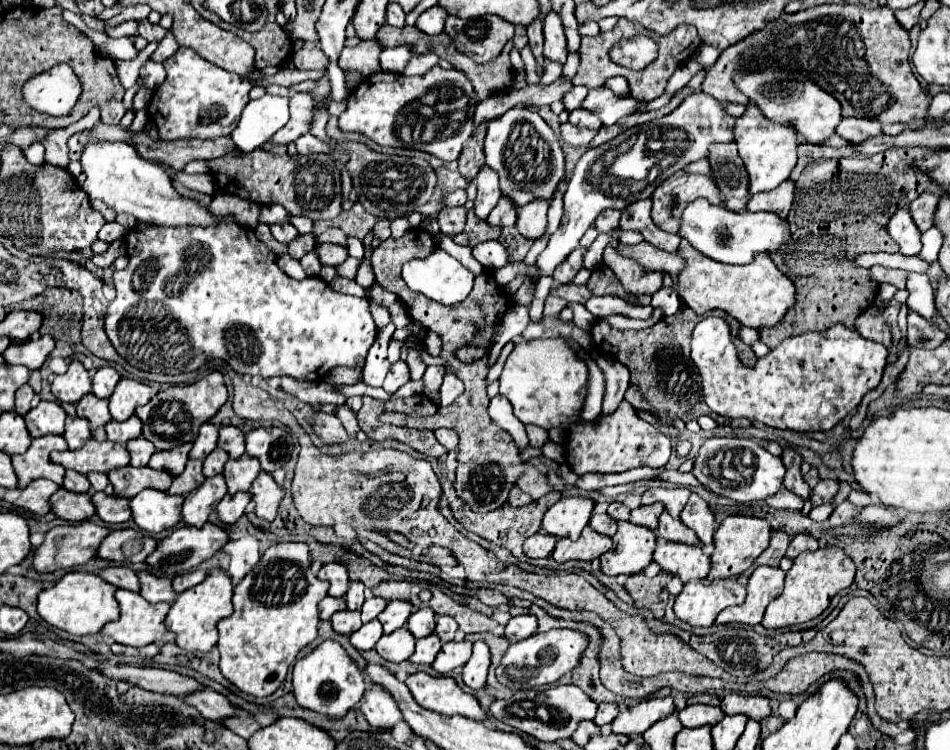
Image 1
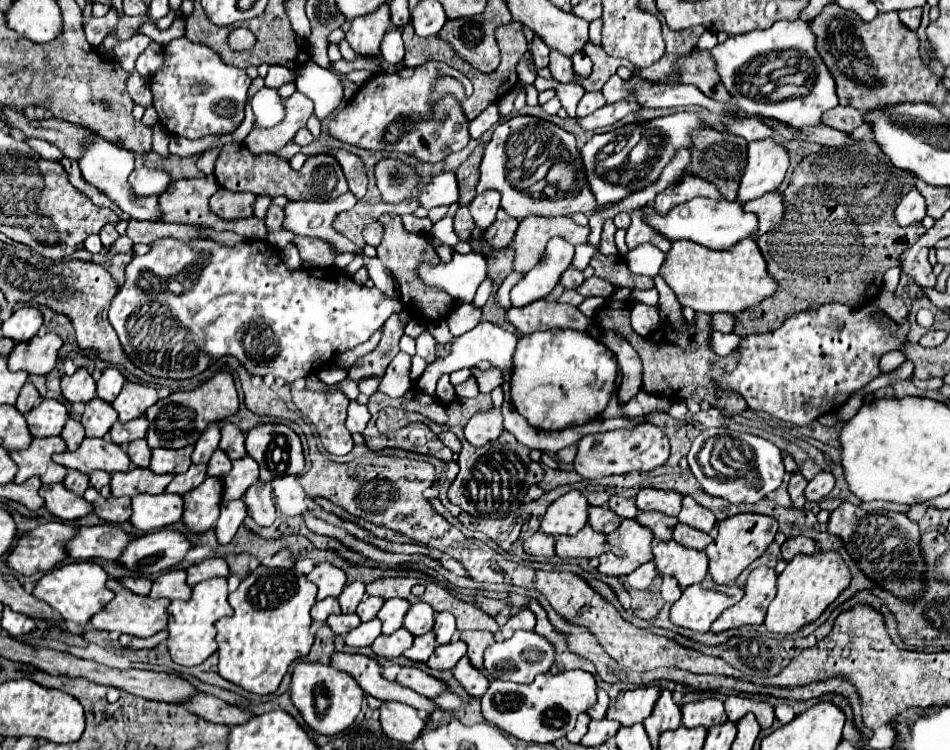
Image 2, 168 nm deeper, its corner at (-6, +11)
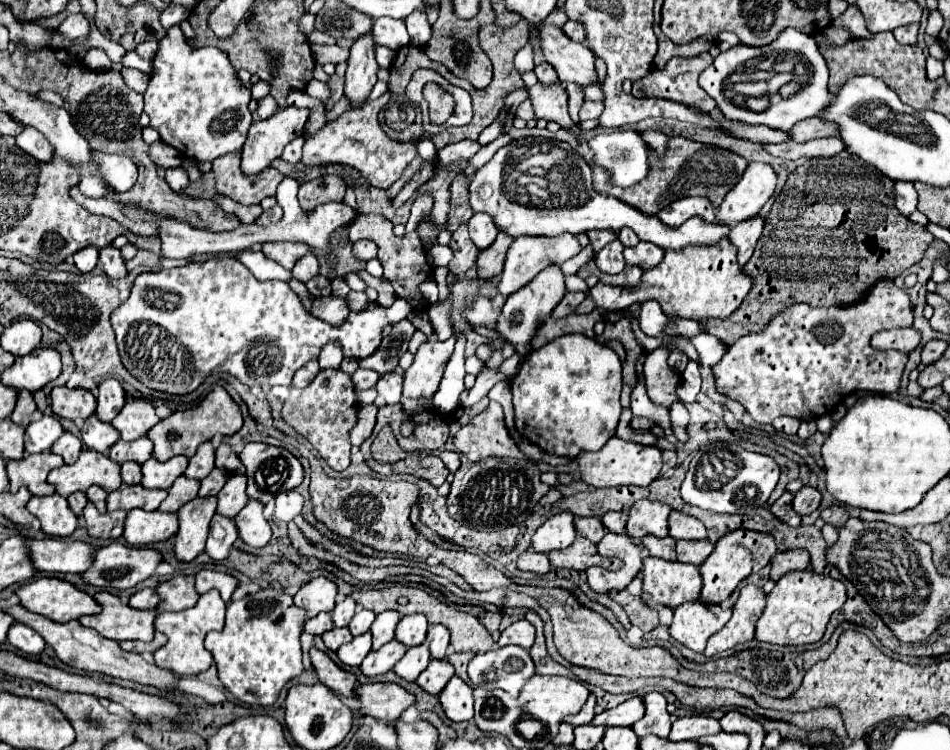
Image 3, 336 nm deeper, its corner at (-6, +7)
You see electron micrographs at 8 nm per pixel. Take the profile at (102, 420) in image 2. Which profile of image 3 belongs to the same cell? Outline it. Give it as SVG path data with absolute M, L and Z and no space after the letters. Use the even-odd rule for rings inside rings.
M93 413L91 417L85 419L85 423L81 427L81 439L89 449L103 453L119 439L119 431L111 423L99 421L99 417L95 417L95 413Z

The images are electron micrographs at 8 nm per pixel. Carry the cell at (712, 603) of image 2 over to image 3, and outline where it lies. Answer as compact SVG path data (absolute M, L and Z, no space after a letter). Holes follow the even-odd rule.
M687 601L675 609L669 633L673 639L693 651L703 651L707 639L717 633L731 617L731 609L713 611L703 601Z

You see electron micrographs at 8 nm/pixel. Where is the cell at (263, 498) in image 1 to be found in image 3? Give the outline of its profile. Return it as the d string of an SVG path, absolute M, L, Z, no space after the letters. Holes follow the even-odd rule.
M249 499L237 513L235 525L239 529L239 537L251 547L263 547L271 539L271 527L263 517L263 503L255 499Z

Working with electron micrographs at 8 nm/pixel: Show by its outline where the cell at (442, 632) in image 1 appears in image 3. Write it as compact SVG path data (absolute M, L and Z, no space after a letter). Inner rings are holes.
M431 625L427 631L427 643L433 659L443 659L449 645L449 629L445 625Z

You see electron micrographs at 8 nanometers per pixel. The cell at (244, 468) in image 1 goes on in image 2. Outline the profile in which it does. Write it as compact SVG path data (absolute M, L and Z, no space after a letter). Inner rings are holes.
M243 457L233 463L233 469L223 479L223 499L233 501L241 499L245 491L259 479L259 465L255 465L255 459Z

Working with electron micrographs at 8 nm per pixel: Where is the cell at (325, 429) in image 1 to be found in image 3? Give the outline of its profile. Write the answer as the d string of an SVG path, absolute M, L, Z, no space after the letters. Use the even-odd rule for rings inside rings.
M325 369L319 371L319 375L305 389L291 389L289 399L283 405L283 419L313 443L313 447L329 463L329 467L333 467L335 471L343 471L351 463L349 429L357 421L357 407L359 405L351 377L339 369Z

